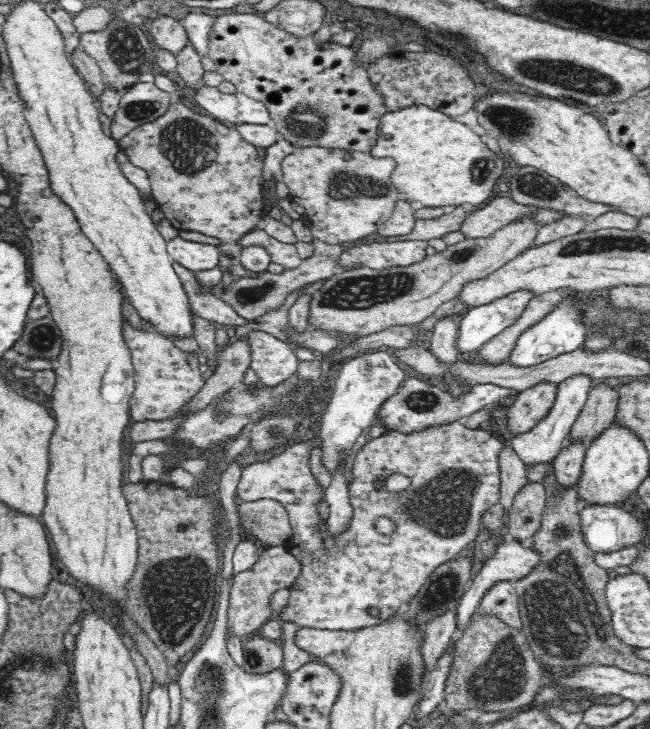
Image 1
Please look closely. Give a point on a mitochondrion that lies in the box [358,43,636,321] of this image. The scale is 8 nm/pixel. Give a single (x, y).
(574, 77)

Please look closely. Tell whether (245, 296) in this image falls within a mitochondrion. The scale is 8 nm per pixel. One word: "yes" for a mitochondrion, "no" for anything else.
yes

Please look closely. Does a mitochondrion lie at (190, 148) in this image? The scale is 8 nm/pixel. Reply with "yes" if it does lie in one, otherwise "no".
yes

